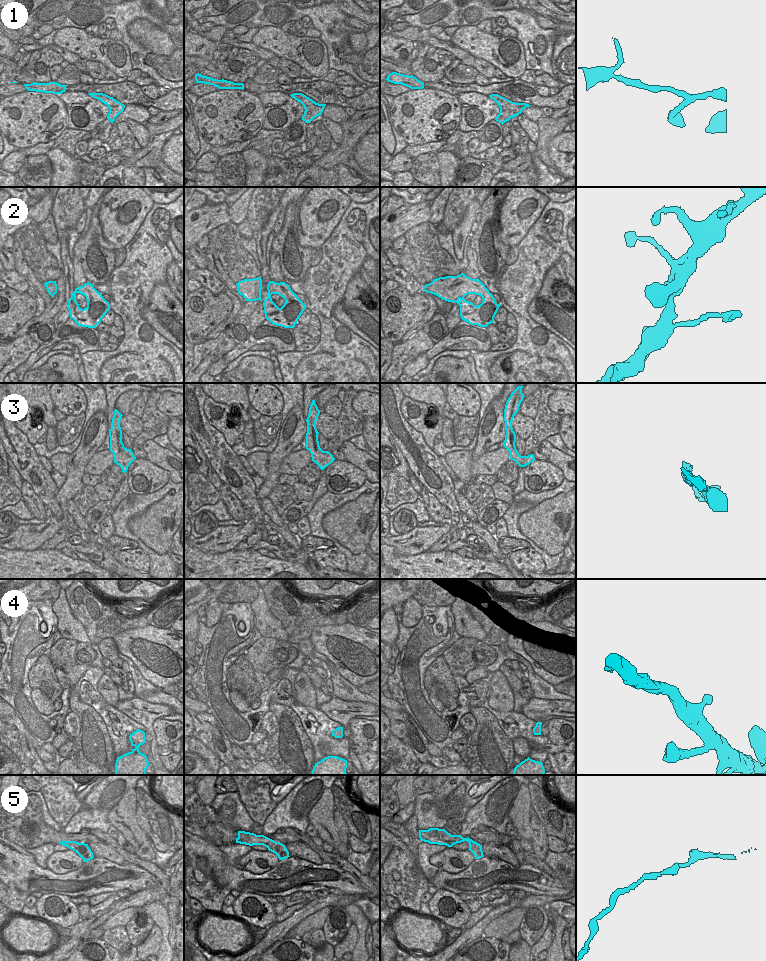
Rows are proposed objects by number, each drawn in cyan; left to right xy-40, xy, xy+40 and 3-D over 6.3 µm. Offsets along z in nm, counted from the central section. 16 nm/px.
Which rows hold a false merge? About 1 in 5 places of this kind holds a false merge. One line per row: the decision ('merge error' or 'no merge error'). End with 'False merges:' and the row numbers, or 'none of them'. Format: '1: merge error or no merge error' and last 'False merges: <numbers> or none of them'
1: no merge error
2: no merge error
3: no merge error
4: no merge error
5: no merge error
False merges: none of them

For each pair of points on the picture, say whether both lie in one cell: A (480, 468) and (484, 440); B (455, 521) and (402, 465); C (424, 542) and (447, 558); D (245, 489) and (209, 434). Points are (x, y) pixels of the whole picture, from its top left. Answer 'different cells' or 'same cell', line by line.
A: different cells
B: different cells
C: different cells
D: same cell

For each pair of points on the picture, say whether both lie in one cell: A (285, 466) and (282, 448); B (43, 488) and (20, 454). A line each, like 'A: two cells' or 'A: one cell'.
A: two cells
B: one cell

